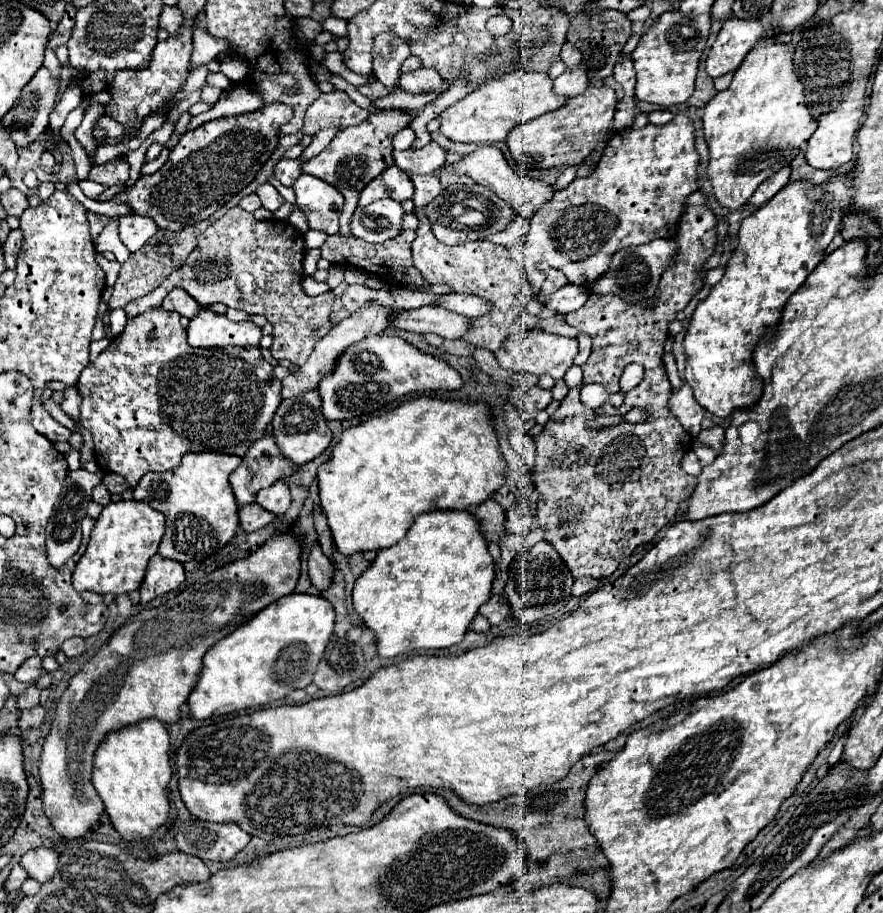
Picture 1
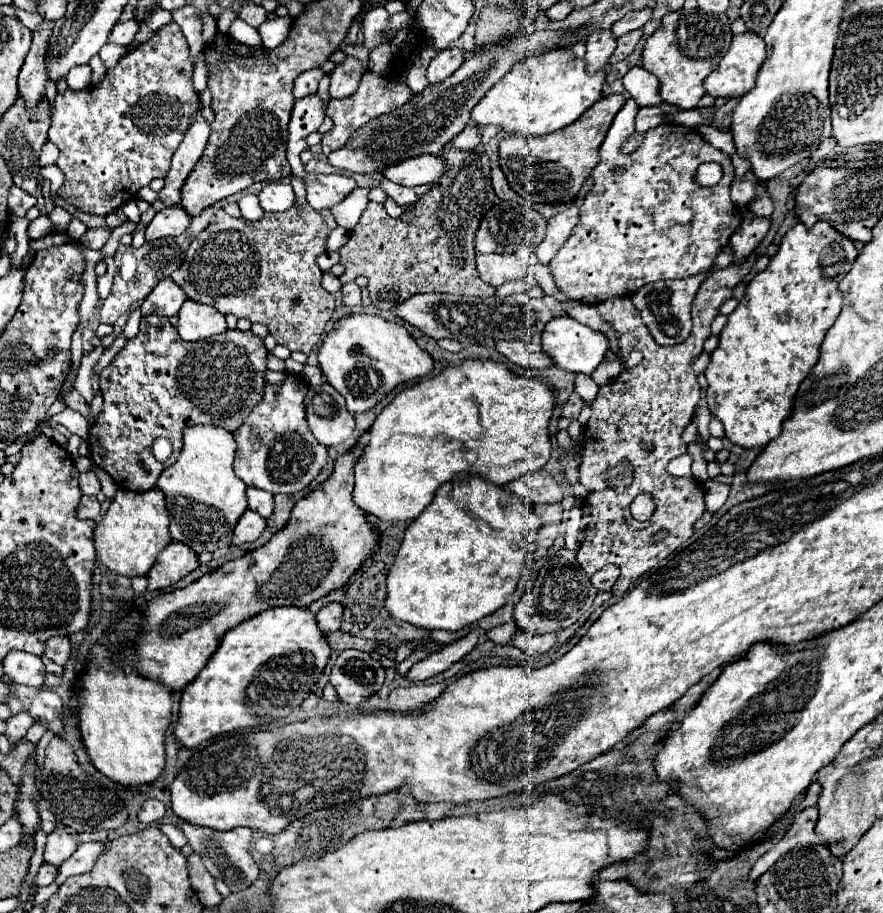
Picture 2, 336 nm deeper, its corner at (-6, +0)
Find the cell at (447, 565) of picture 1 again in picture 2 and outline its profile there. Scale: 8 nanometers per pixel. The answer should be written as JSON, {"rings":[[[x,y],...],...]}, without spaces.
{"rings":[[[457,473],[453,481],[435,491],[433,501],[407,527],[399,553],[395,555],[395,561],[387,573],[385,609],[397,621],[405,621],[427,631],[459,631],[475,625],[481,617],[503,607],[507,597],[515,591],[521,571],[527,567],[531,553],[535,551],[533,537],[523,537],[523,533],[535,533],[539,525],[541,521],[533,513],[529,501],[515,497],[513,493],[505,491],[505,487],[487,483],[477,475]]]}

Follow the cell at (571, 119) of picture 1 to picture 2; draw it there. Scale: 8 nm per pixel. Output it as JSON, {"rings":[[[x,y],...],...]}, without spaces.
{"rings":[[[609,95],[599,99],[591,109],[587,109],[587,113],[579,121],[575,121],[575,125],[567,125],[567,129],[543,137],[527,135],[505,137],[499,143],[499,163],[513,191],[525,197],[527,201],[535,203],[573,201],[581,185],[597,165],[599,145],[603,143],[615,115],[623,105],[625,105],[623,95]]]}

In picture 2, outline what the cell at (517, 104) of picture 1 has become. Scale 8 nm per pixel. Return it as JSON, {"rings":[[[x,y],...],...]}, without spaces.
{"rings":[[[555,49],[541,57],[531,57],[529,61],[517,63],[487,95],[473,107],[471,123],[475,125],[495,125],[505,133],[517,135],[547,135],[553,131],[563,129],[565,125],[573,123],[589,109],[595,101],[601,99],[601,85],[605,83],[605,71],[597,71],[593,75],[585,73],[585,61],[577,59],[569,49]]]}

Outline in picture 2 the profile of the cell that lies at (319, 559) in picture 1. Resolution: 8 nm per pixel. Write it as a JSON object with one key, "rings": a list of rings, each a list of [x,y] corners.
{"rings":[[[327,603],[317,613],[317,623],[321,631],[337,631],[341,625],[341,613],[343,613],[343,607],[339,607],[339,603]]]}

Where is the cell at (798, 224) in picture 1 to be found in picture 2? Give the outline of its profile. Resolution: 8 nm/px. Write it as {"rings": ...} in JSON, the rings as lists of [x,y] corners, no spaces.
{"rings":[[[817,221],[813,227],[805,227],[803,223],[797,223],[793,225],[781,239],[779,243],[779,249],[777,253],[771,257],[769,265],[765,271],[757,273],[753,277],[753,281],[749,283],[747,291],[749,291],[749,299],[743,297],[739,301],[739,305],[735,307],[735,311],[731,315],[727,315],[727,325],[723,327],[721,335],[719,335],[719,345],[717,349],[711,353],[711,361],[709,361],[709,367],[705,369],[705,377],[707,377],[707,383],[709,383],[709,389],[707,389],[707,403],[709,403],[709,411],[711,415],[715,415],[723,425],[725,425],[725,437],[735,443],[735,445],[741,445],[741,447],[765,447],[771,439],[775,439],[779,433],[781,433],[781,423],[785,421],[785,417],[791,413],[791,403],[793,403],[793,395],[799,387],[799,383],[809,375],[811,367],[817,363],[819,359],[819,345],[823,343],[823,337],[827,333],[827,329],[833,325],[833,321],[837,319],[839,311],[841,311],[841,295],[837,291],[837,283],[839,279],[851,269],[853,261],[857,257],[857,249],[853,245],[851,239],[843,237],[841,233],[837,233],[837,229],[827,223],[827,221]]]}

